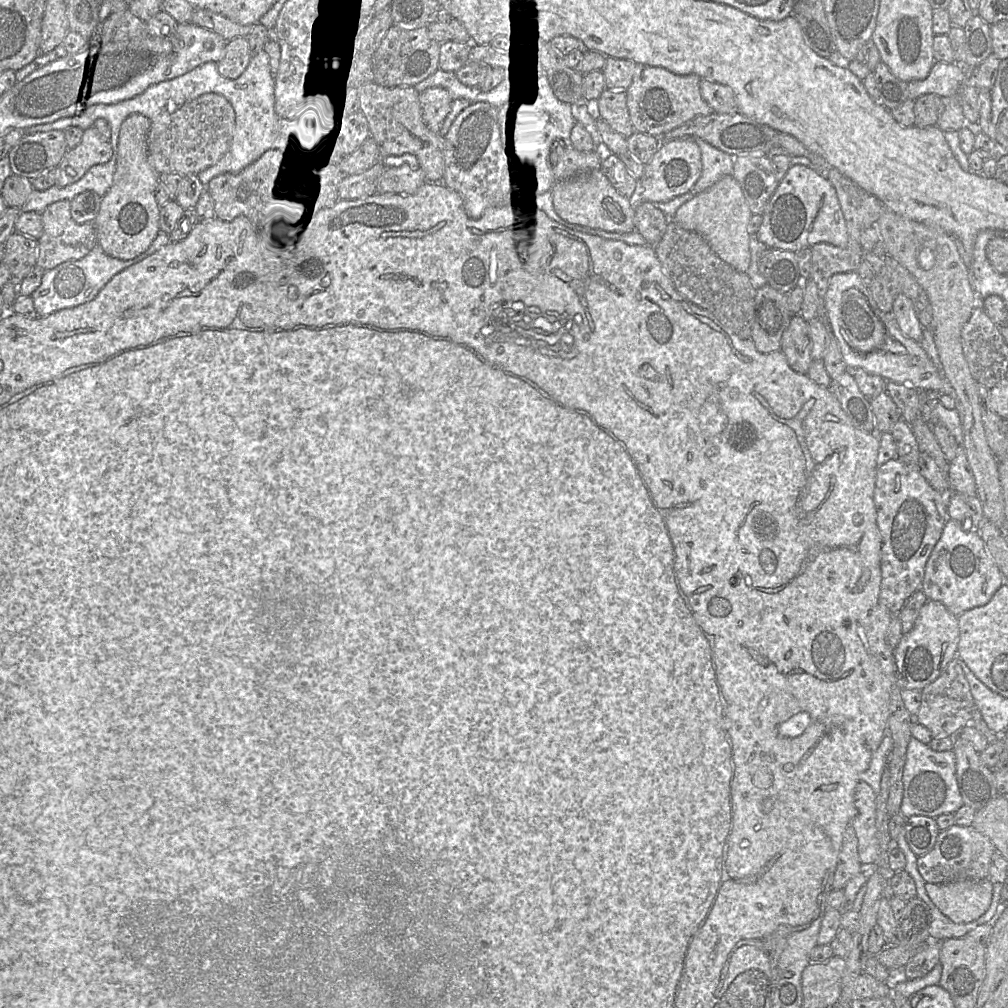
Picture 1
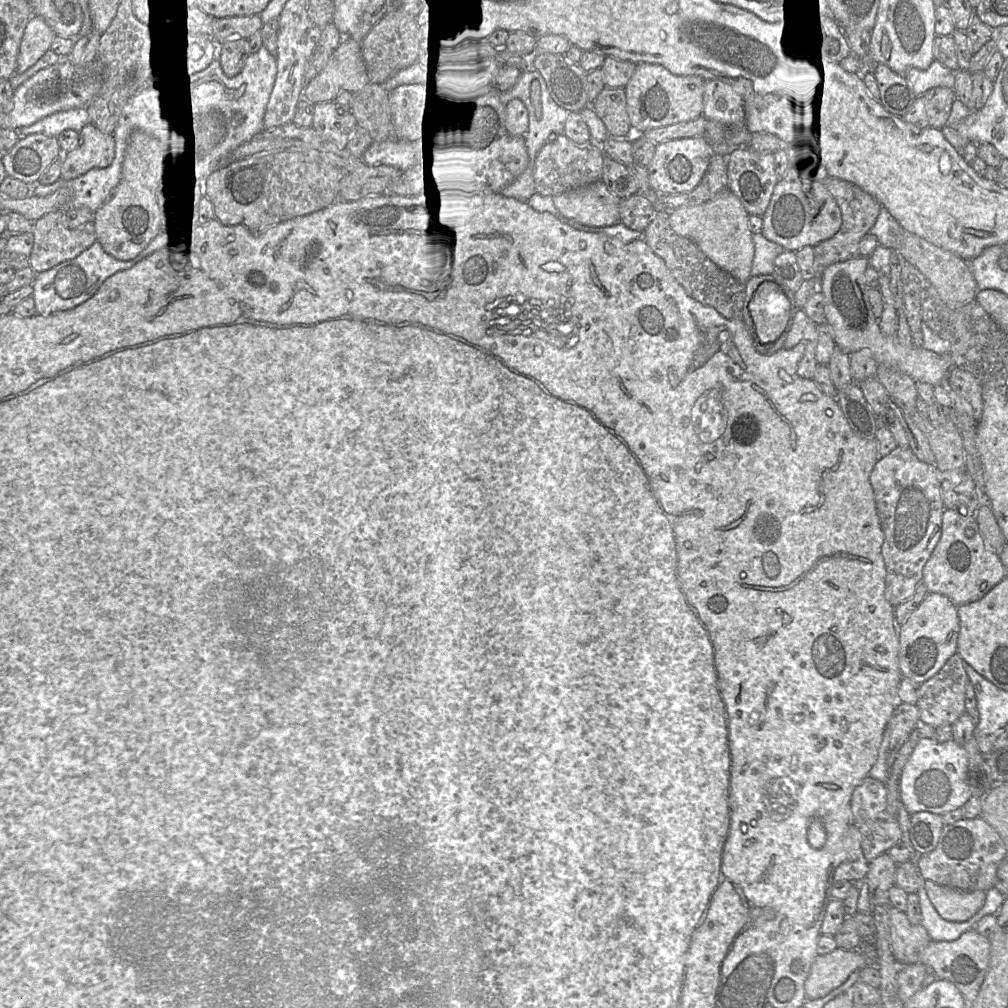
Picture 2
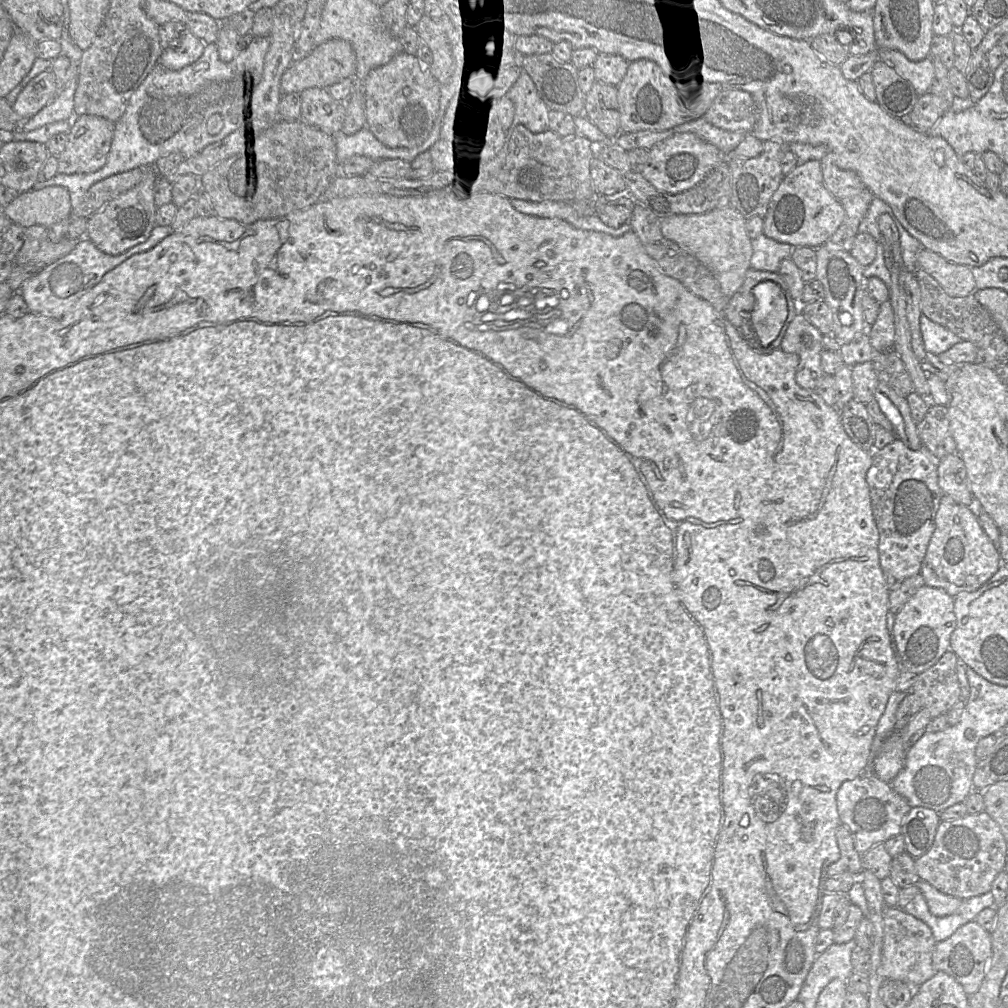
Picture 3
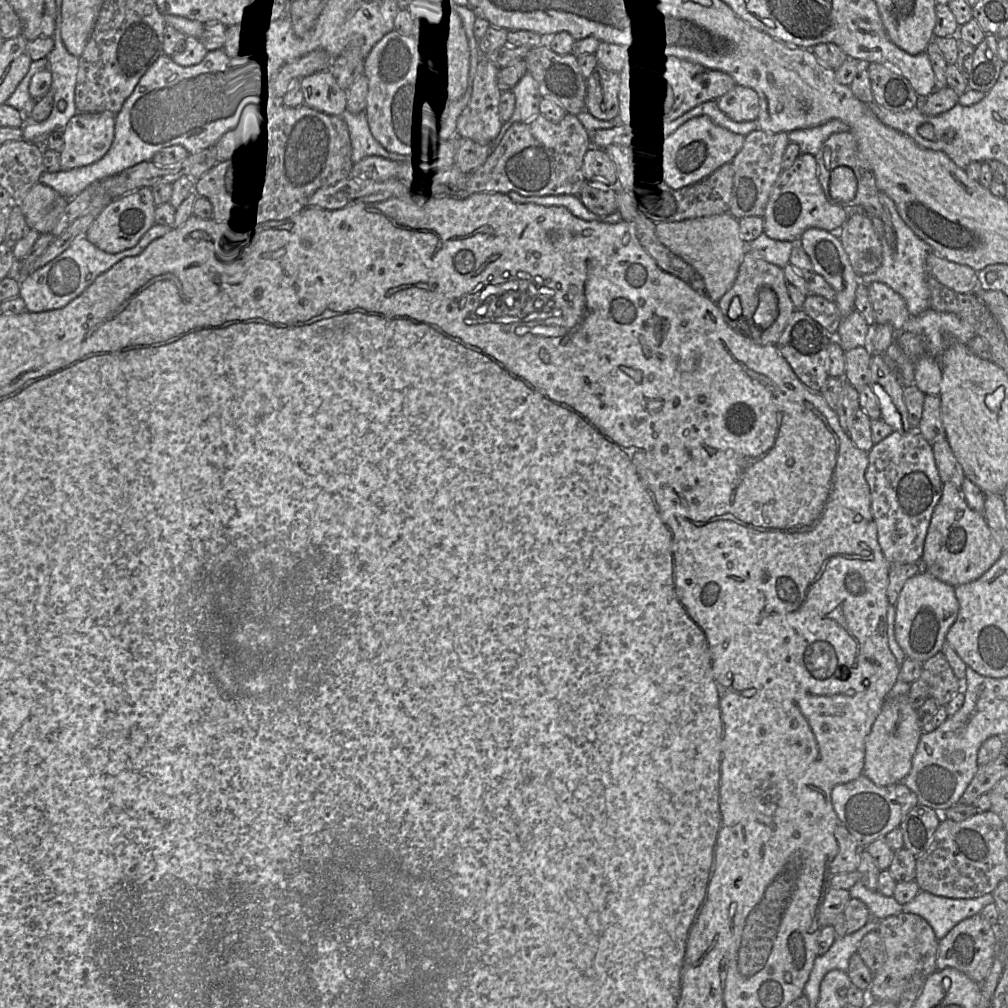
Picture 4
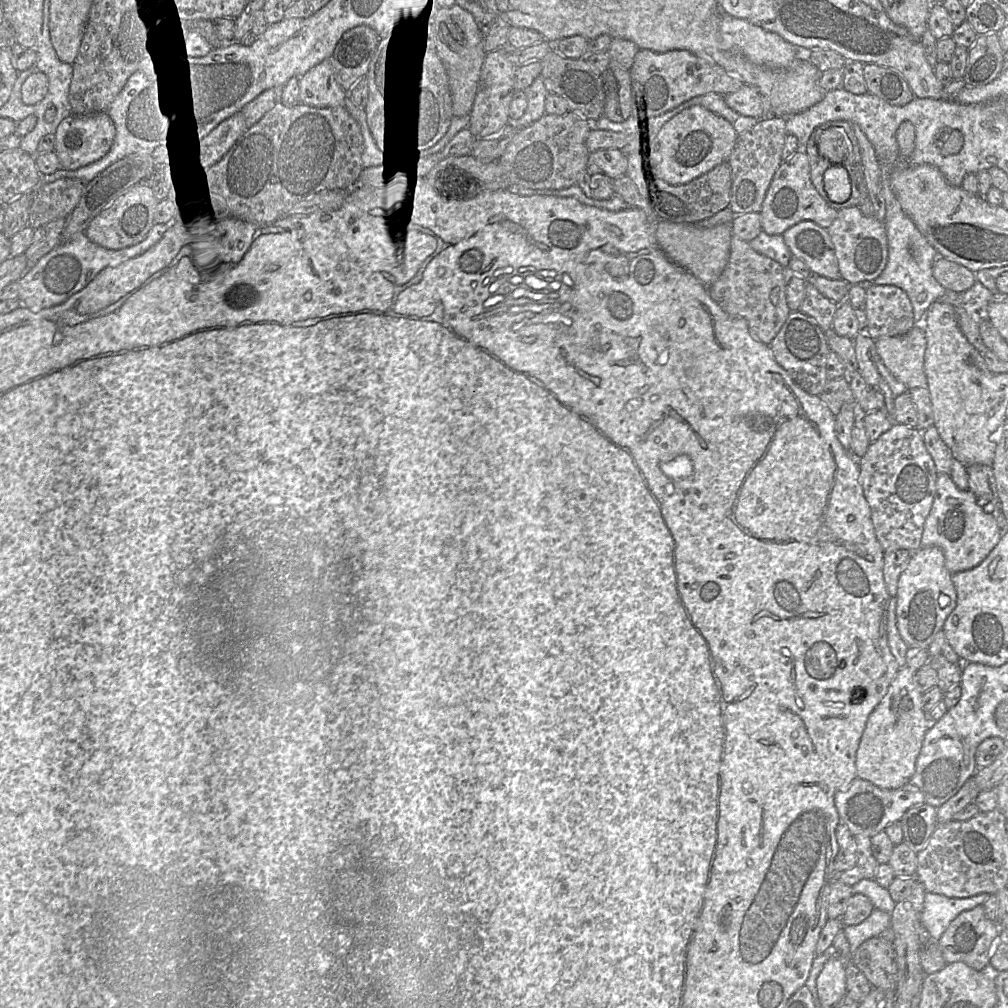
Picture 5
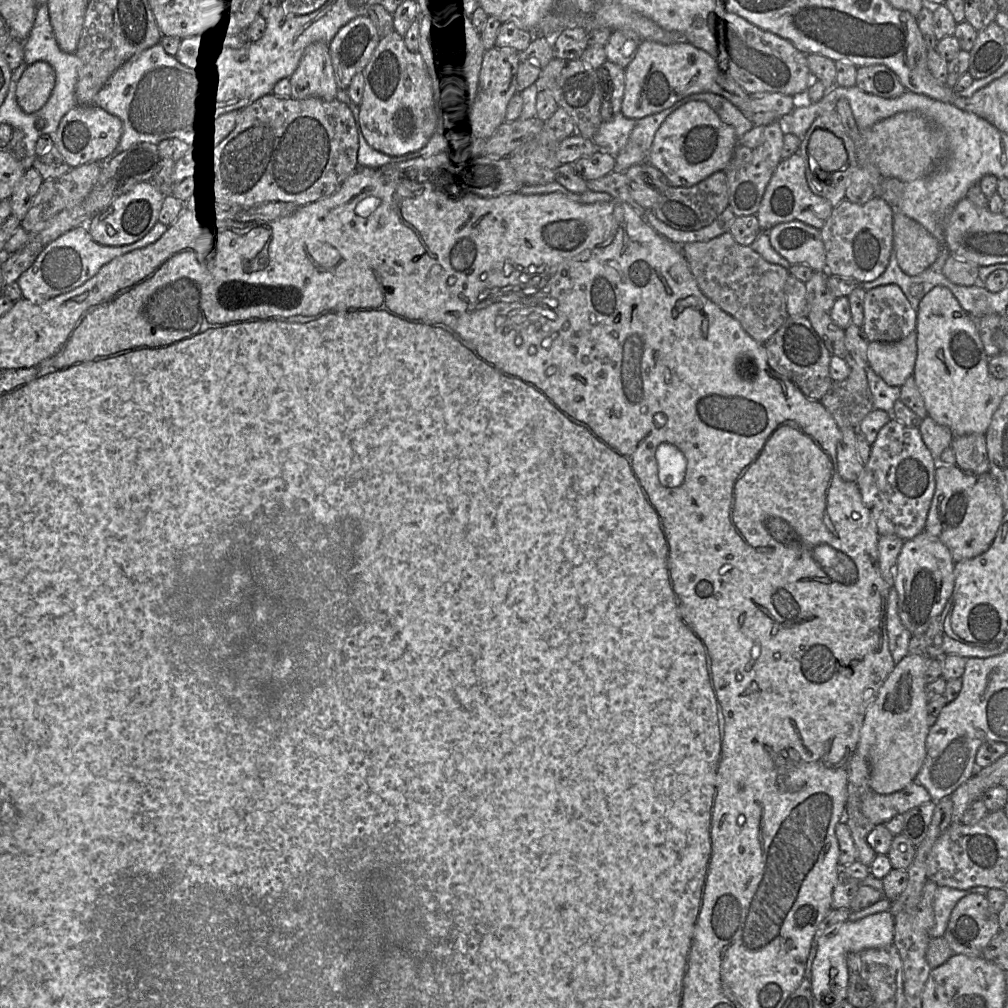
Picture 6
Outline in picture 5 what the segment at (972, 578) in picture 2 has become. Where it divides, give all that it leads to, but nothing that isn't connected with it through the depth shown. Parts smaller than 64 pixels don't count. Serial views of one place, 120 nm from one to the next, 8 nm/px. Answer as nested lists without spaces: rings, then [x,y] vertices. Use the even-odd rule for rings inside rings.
[[[938,473],[935,498],[924,524],[922,547],[940,548],[945,566],[953,575],[983,562],[1000,541],[1002,533],[997,520],[984,511],[972,491],[960,490],[949,474]]]

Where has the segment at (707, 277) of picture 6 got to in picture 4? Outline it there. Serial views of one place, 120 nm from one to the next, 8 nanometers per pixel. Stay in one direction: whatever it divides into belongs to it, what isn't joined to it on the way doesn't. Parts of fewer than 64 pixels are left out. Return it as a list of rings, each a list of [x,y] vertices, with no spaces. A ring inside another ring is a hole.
[[[750,250],[745,253],[733,286],[722,296],[722,298],[717,302],[717,305],[723,314],[725,322],[733,330],[742,334],[743,329],[738,326],[738,322],[744,317],[750,324],[750,334],[755,342],[761,345],[774,346],[777,345],[792,314],[795,310],[798,310],[794,306],[788,293],[784,270],[777,265],[765,261],[764,259],[755,257]],[[763,287],[771,288],[778,296],[779,314],[775,322],[767,329],[757,327],[753,321],[753,316],[759,304],[759,291]]]

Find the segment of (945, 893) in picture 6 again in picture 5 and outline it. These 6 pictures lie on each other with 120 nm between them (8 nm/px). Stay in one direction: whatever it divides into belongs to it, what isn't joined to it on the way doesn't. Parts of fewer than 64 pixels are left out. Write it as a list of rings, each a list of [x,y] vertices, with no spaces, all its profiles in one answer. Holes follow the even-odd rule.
[[[926,891],[921,923],[931,939],[938,941],[950,923],[961,912],[983,905],[990,895],[980,893],[971,897],[958,898]]]

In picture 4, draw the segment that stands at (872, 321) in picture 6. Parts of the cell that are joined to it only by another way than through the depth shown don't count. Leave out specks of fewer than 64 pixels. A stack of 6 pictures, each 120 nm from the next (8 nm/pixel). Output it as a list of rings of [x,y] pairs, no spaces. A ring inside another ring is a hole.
[[[881,282],[872,283],[868,290],[876,324],[890,324],[900,332],[910,318],[902,296]]]

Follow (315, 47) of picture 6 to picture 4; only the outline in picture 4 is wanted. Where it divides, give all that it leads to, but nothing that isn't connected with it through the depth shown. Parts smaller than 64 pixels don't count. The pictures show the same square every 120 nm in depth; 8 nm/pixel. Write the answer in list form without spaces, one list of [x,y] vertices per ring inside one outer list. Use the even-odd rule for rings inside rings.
[[[329,70],[304,77],[299,86],[303,94],[303,105],[334,116],[342,116],[346,110],[346,91],[337,85]]]

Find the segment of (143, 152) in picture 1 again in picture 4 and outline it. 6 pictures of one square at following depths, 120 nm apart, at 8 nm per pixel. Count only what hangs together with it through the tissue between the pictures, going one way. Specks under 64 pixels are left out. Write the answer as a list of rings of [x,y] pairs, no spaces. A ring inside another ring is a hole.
[[[151,188],[129,192],[108,204],[87,230],[85,237],[97,248],[116,254],[134,247],[155,224],[155,204]]]

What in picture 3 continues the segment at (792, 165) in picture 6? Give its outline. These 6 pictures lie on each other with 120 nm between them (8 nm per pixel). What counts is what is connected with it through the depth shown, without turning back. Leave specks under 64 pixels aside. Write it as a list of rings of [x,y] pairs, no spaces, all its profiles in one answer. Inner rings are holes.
[[[809,160],[799,162],[785,175],[772,195],[764,217],[763,234],[793,247],[818,248],[836,232],[844,218],[844,207],[825,186],[820,161]]]

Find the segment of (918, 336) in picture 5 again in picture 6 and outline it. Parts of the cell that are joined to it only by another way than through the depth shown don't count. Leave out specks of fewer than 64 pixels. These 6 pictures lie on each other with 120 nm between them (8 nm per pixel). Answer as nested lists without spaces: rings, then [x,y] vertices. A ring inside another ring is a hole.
[[[916,331],[896,342],[870,342],[867,348],[868,366],[889,386],[901,387],[913,375],[916,358]]]

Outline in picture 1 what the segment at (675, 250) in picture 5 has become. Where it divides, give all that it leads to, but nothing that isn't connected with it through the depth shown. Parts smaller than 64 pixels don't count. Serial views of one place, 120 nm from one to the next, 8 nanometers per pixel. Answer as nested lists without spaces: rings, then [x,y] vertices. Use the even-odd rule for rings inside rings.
[[[732,175],[722,177],[707,190],[682,204],[672,221],[680,227],[700,234],[712,250],[735,270],[747,273],[751,263],[748,223],[752,212],[740,184]]]

